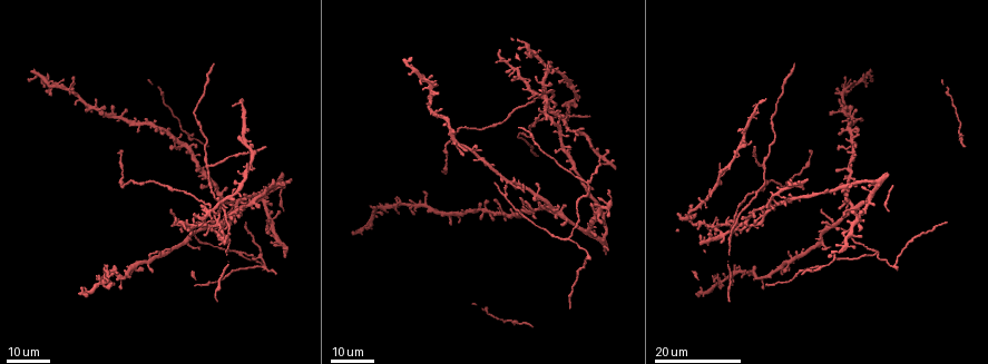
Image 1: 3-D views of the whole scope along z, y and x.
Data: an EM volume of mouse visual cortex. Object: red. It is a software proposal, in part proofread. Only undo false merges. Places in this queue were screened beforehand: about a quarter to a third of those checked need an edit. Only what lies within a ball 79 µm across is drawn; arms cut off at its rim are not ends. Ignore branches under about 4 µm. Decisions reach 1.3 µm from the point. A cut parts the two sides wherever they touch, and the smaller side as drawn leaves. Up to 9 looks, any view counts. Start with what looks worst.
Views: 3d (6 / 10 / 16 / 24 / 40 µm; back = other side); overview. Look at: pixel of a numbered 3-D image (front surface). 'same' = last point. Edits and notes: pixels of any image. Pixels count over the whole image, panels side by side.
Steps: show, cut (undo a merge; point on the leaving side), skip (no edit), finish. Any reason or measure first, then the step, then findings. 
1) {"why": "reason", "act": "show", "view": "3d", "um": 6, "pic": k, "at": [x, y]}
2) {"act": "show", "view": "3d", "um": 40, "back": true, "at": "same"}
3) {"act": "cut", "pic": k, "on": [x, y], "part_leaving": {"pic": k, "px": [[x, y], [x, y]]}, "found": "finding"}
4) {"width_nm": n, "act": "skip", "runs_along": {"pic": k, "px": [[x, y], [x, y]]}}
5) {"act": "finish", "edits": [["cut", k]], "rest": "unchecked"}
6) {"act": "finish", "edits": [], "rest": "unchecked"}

{"act": "show", "view": "3d", "um": 24, "pic": 1, "at": [502, 196]}

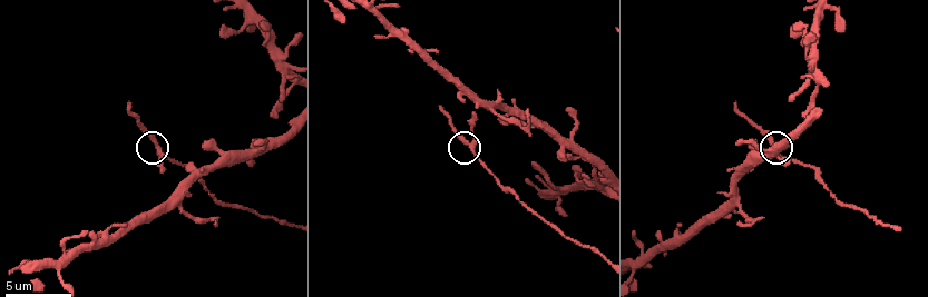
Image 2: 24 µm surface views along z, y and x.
{"act": "show", "view": "3d", "um": 10, "pic": 2, "at": [157, 148]}

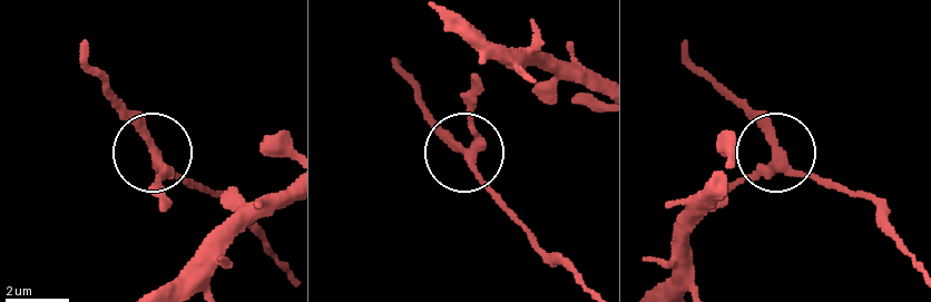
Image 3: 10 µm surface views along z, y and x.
{"side_arm_um": 5, "act": "skip", "found": "all the same cell"}

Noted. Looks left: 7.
{"why": "arms part here", "act": "show", "view": "3d", "um": 16, "pic": 1, "at": [730, 234]}

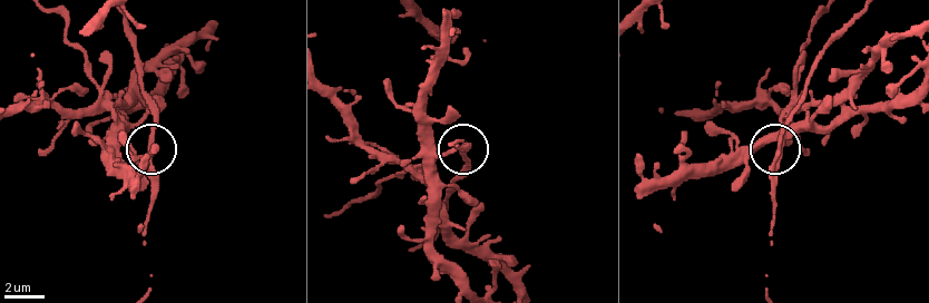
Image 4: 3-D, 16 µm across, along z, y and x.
{"act": "show", "view": "3d", "um": 10, "pic": 4, "at": [775, 157]}

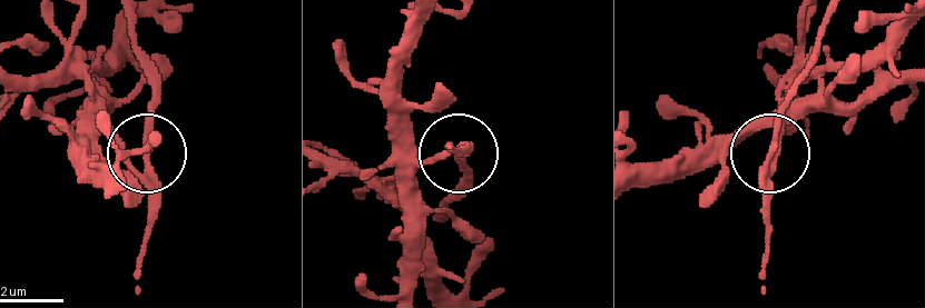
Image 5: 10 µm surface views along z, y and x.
{"width_nm": 180, "act": "cut", "pic": 5, "on": [775, 135], "part_leaving": {"pic": 5, "px": [[765, 178], [778, 109], [824, 21]]}, "found": "two cells meet here"}

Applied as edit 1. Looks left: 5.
{"why": "redraw", "act": "show", "view": "overview"}

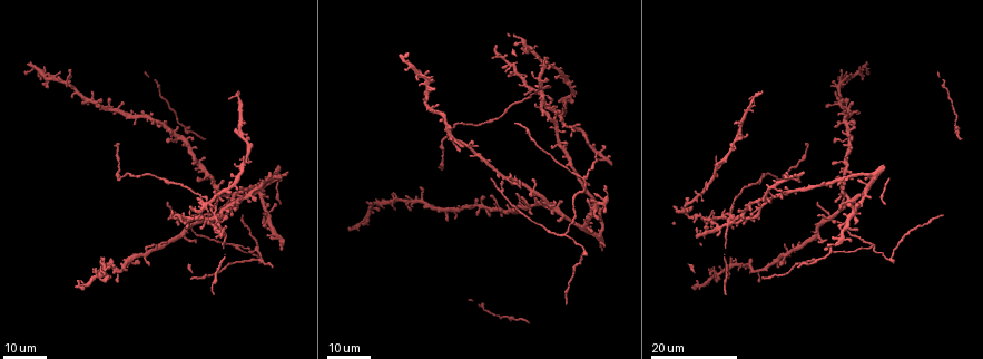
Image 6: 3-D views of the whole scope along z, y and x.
{"act": "show", "view": "3d", "um": 16, "pic": 6, "at": [875, 244]}

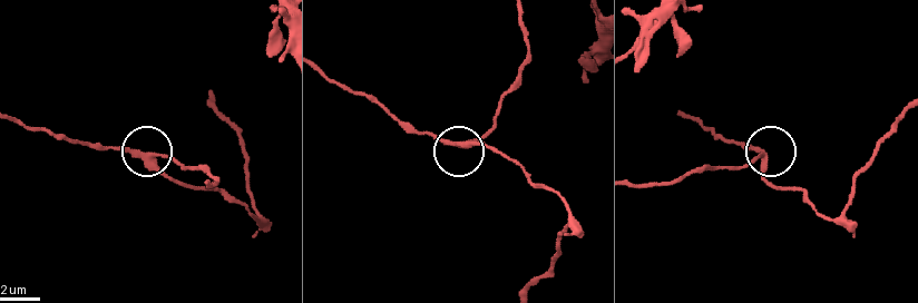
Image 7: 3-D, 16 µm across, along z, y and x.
{"why": "closer look", "act": "show", "view": "3d", "um": 6, "pic": 7, "at": [467, 144]}

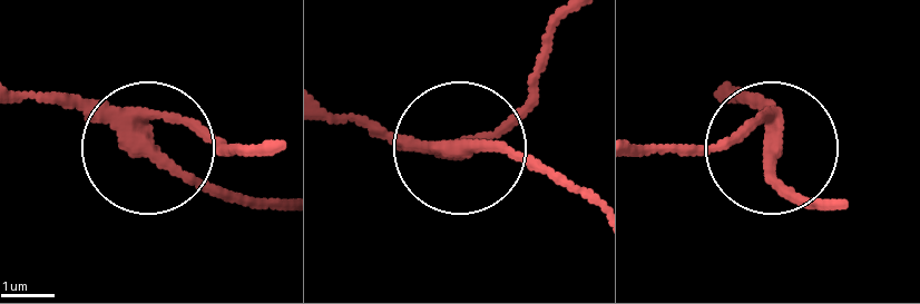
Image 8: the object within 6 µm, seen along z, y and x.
{"act": "cut", "pic": 8, "on": [212, 141], "part_leaving": {"pic": 8, "px": [[146, 118], [248, 145]]}, "found": "a second cell is stuck on"}

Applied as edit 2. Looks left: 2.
{"why": "thin arm on a thick one", "act": "show", "view": "3d", "um": 16, "pic": 2, "at": [179, 207]}

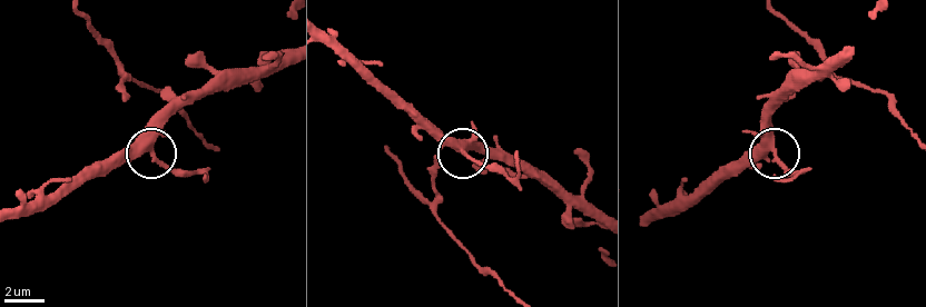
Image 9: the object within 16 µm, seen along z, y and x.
{"side_arm_um": 5, "act": "skip", "runs_along": {"pic": 9, "px": [[600, 224], [530, 175], [480, 148], [464, 151], [499, 170]]}, "found": "all the same cell"}

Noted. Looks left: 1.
{"act": "finish", "edits": [["cut", 5], ["cut", 8]], "rest": "unchecked"}

